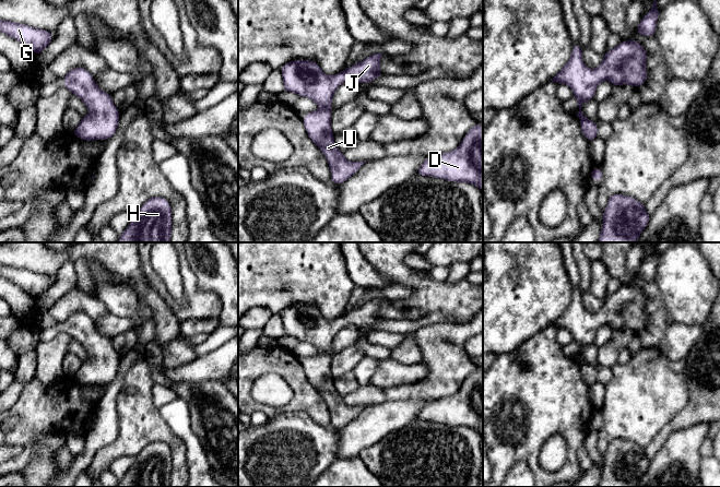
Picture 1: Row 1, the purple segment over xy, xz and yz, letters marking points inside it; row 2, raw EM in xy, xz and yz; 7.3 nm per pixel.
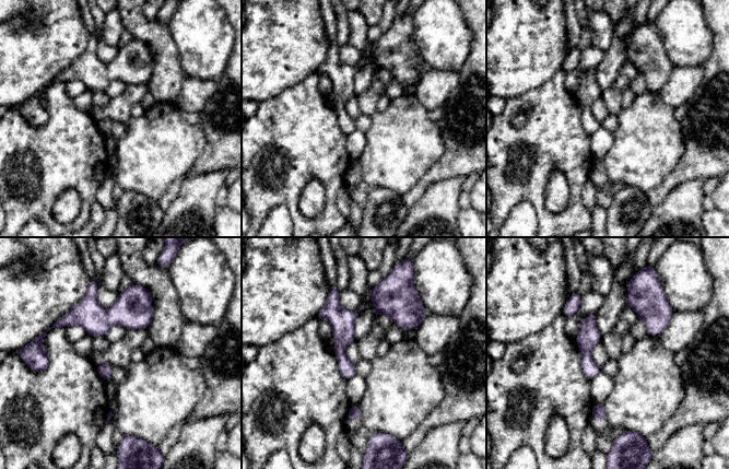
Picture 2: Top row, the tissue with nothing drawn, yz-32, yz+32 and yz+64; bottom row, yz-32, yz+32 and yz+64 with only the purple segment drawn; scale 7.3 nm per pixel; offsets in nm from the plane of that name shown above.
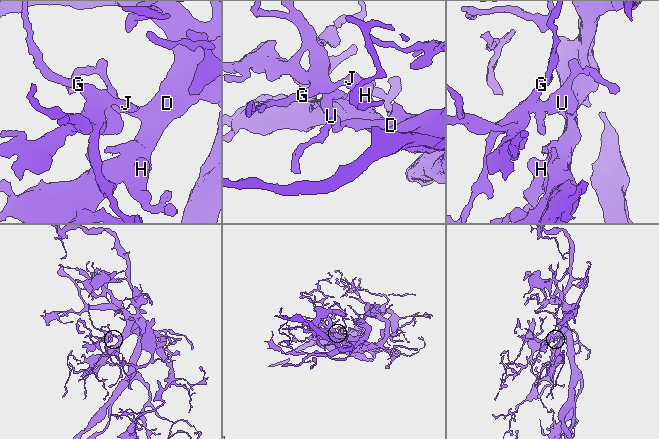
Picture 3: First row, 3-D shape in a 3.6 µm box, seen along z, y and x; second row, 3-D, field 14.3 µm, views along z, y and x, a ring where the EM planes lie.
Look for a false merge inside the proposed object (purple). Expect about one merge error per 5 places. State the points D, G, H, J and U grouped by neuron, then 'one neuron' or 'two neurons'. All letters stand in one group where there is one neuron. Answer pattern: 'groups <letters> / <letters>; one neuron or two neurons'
groups D G H J U; one neuron

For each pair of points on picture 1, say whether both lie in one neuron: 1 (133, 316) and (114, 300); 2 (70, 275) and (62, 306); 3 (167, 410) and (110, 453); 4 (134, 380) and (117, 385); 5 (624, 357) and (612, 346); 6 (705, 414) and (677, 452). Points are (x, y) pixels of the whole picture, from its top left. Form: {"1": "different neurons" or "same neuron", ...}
{"1": "same neuron", "2": "different neurons", "3": "different neurons", "4": "different neurons", "5": "different neurons", "6": "different neurons"}

